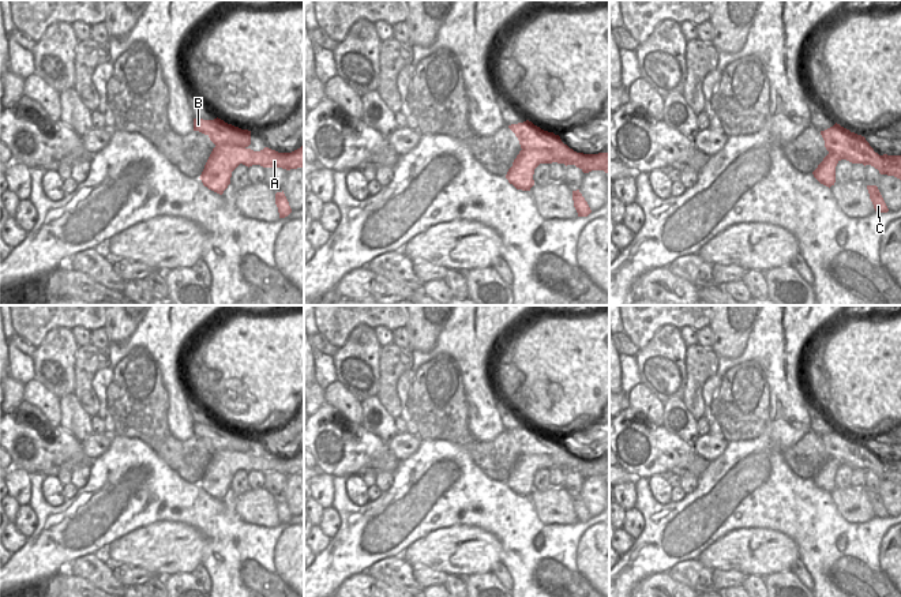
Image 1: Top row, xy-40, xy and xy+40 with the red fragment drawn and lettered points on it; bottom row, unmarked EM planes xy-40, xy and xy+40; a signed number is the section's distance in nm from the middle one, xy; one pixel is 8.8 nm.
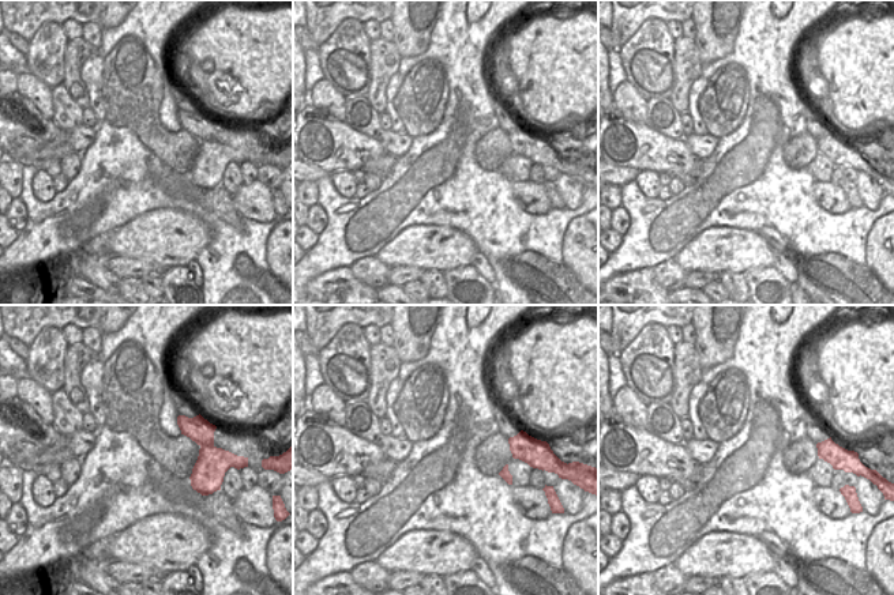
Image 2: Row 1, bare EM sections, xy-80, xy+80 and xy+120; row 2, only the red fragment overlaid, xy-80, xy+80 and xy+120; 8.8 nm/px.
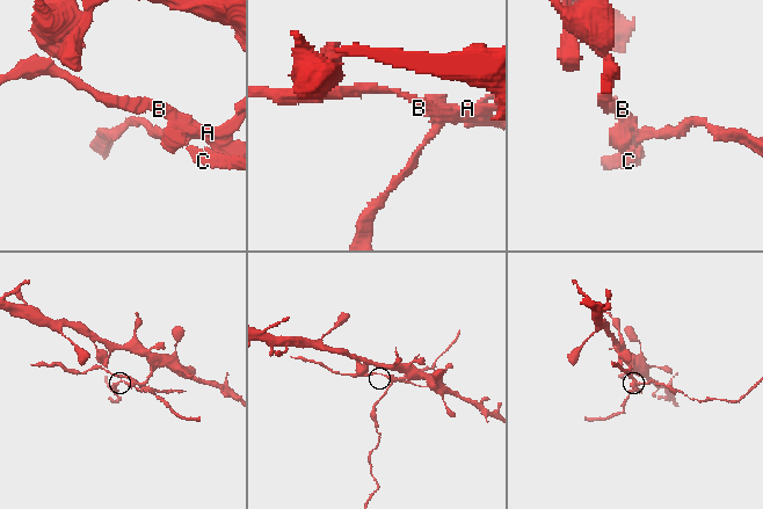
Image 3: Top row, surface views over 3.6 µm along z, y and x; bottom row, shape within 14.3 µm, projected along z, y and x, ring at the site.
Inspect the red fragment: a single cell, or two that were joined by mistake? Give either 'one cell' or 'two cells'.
two cells

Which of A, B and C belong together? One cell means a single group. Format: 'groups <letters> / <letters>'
groups A / B C

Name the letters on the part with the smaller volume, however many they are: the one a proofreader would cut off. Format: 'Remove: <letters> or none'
Remove: B, C

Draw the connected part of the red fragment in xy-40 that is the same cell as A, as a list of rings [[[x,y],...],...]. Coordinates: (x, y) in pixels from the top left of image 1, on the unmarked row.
[[[215,451],[199,484],[204,492],[222,500],[230,489],[232,477],[240,469],[286,476],[304,473],[304,451],[292,458],[278,458],[269,453],[254,457],[239,451]]]

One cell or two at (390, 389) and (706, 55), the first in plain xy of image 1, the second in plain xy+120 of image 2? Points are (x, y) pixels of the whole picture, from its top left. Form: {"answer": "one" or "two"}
{"answer": "two"}

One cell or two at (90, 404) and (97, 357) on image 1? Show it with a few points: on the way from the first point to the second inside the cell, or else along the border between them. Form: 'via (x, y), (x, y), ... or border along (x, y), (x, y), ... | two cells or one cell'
via (85, 393), (86, 368) | one cell

